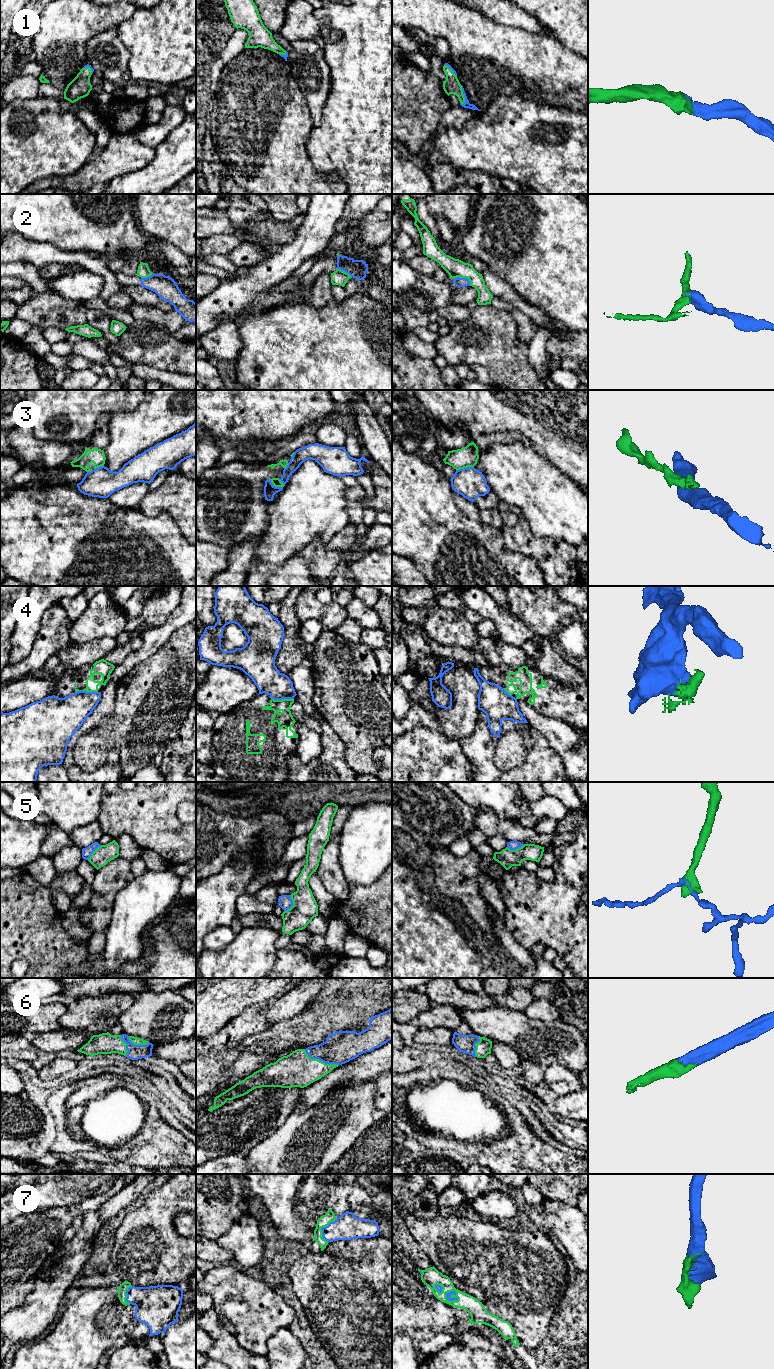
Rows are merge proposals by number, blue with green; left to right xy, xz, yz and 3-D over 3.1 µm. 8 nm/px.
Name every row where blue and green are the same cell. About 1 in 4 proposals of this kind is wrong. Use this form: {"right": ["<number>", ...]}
{"right": ["1", "6", "7"]}

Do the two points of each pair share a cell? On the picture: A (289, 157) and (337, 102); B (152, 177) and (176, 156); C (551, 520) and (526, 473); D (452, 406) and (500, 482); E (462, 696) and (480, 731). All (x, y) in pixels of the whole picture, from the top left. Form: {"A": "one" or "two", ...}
{"A": "two", "B": "one", "C": "one", "D": "two", "E": "two"}

